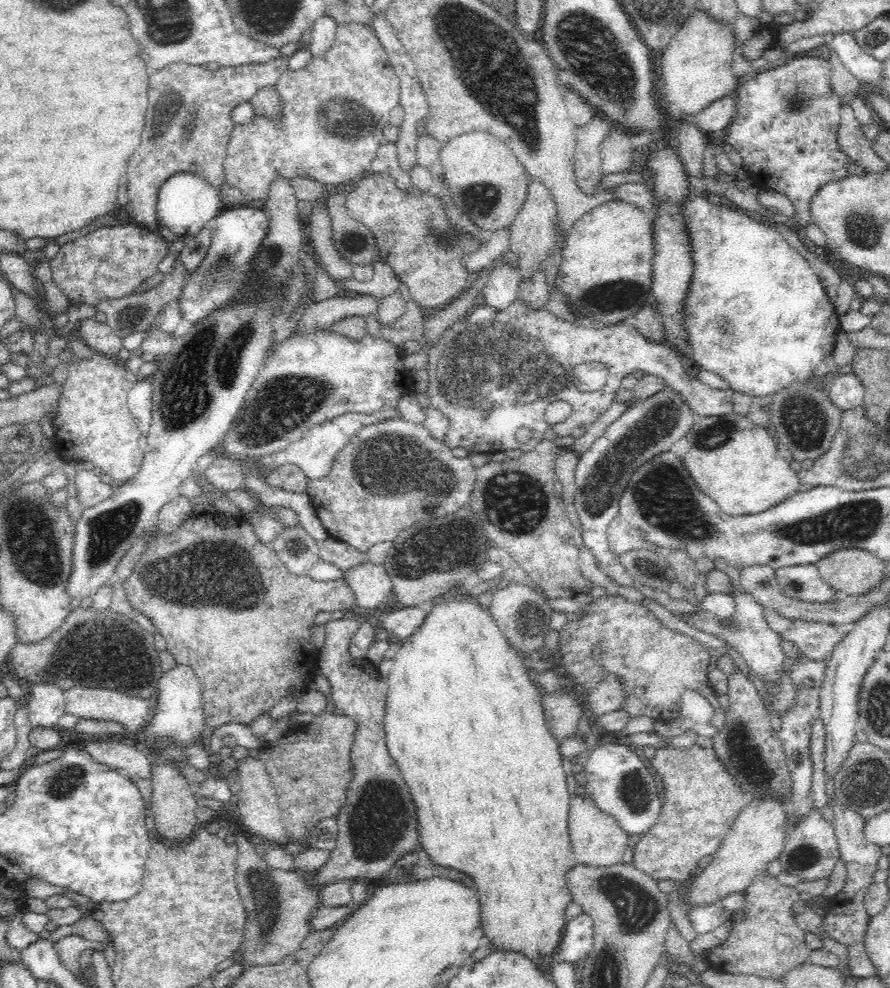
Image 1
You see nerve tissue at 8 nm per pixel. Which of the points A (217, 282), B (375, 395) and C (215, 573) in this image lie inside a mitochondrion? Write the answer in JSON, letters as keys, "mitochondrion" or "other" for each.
{"A":"mitochondrion","B":"other","C":"mitochondrion"}

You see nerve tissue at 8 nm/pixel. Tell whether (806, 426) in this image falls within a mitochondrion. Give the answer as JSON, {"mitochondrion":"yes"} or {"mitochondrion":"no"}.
{"mitochondrion":"yes"}

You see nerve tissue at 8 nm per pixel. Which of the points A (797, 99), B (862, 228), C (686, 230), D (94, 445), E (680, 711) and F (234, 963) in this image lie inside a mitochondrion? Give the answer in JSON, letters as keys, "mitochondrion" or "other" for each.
{"A":"mitochondrion","B":"mitochondrion","C":"other","D":"other","E":"other","F":"other"}

